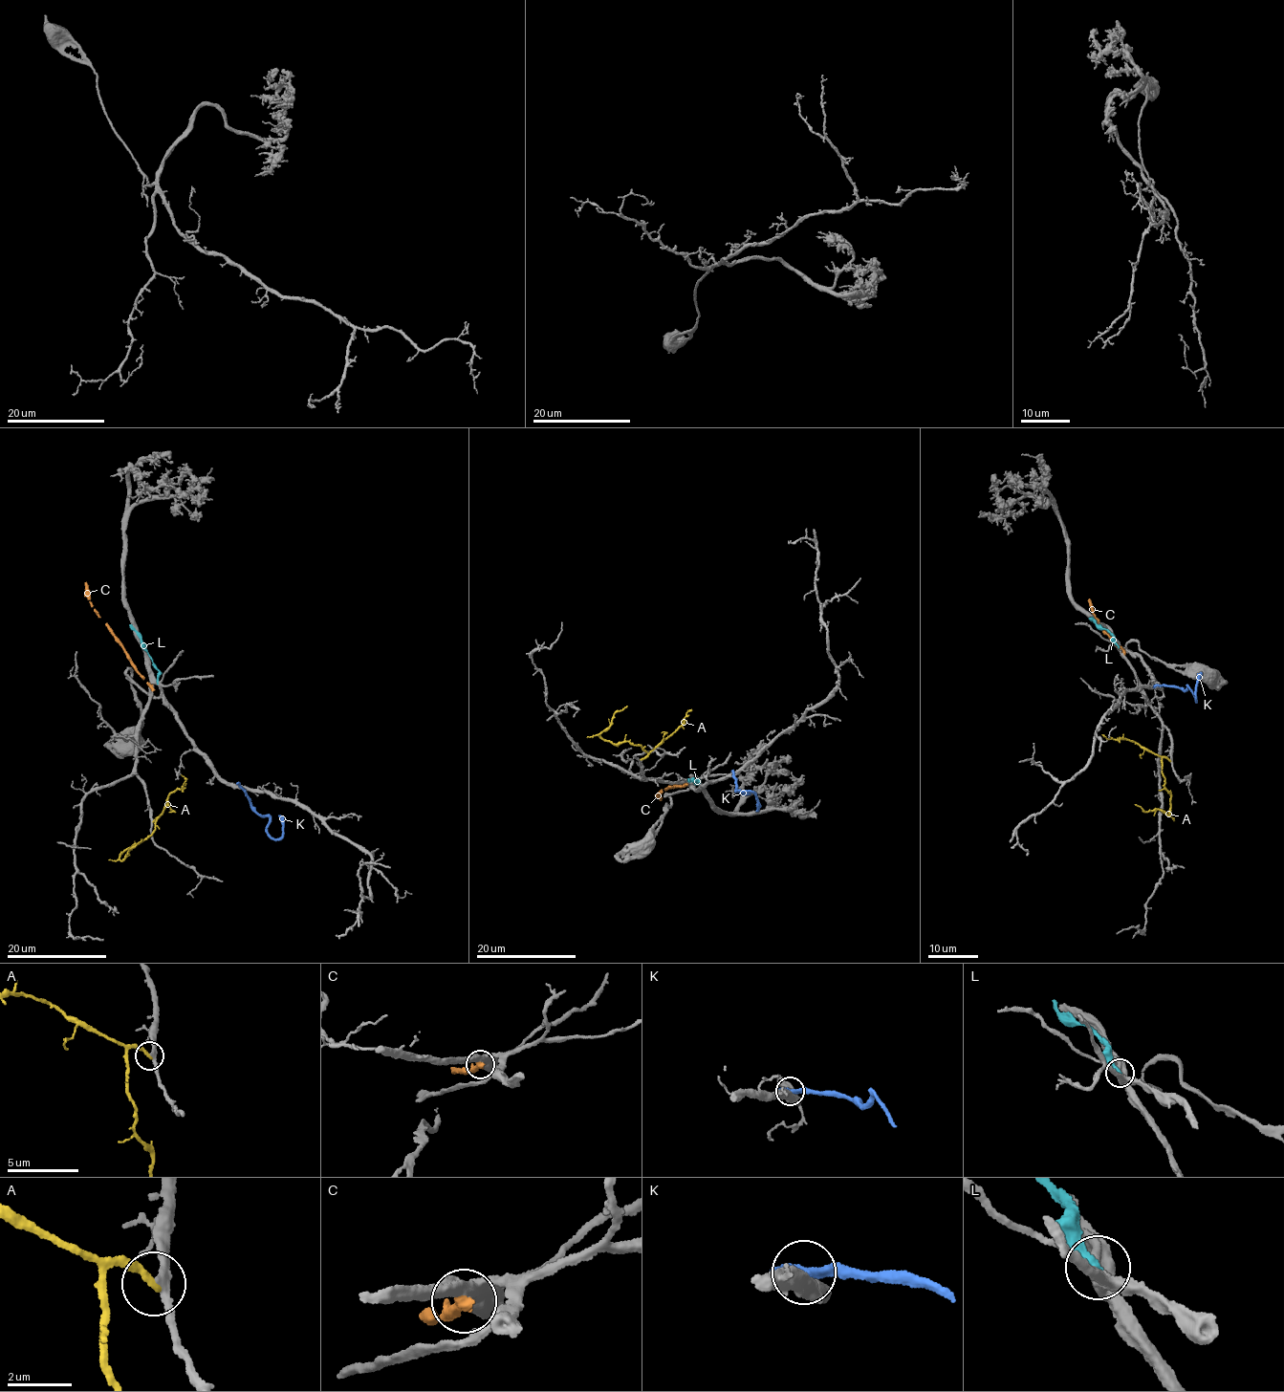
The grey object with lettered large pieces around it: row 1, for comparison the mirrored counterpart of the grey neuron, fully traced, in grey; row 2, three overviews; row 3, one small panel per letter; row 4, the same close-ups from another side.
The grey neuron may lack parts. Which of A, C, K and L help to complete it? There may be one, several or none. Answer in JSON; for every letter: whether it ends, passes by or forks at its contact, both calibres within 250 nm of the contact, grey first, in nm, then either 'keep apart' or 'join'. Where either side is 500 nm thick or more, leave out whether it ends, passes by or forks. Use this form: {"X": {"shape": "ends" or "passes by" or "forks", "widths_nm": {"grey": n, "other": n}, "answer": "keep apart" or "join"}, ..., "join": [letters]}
{"A": {"shape": "ends", "widths_nm": {"grey": 280, "other": 280}, "answer": "join"}, "C": {"widths_nm": {"grey": 550, "other": 360}, "answer": "keep apart"}, "K": {"widths_nm": {"grey": 500, "other": 460}, "answer": "keep apart"}, "L": {"shape": "ends", "widths_nm": {"grey": 360, "other": 280}, "answer": "keep apart"}, "join": ["A"]}

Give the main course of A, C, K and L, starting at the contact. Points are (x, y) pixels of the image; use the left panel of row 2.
A: (153, 821), (158, 818), (155, 829), (121, 854), (121, 860), (141, 840)
C: (152, 689), (88, 599), (85, 582)
K: (239, 785), (248, 795), (250, 805), (270, 818), (268, 834), (274, 838), (283, 833), (282, 817), (278, 815)
L: (157, 681), (156, 665), (141, 635), (130, 624)

